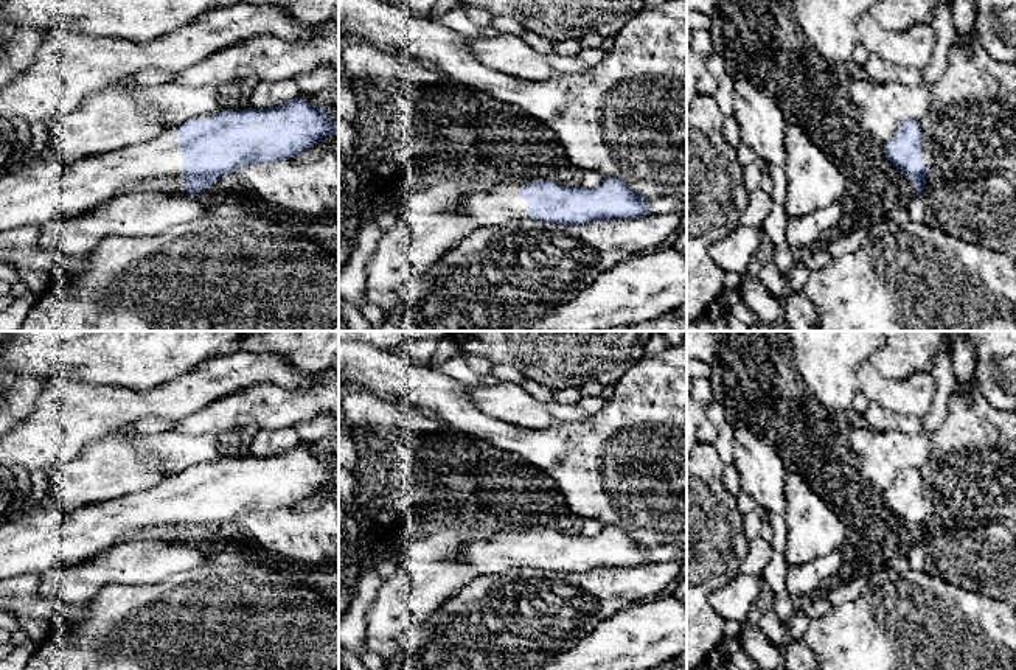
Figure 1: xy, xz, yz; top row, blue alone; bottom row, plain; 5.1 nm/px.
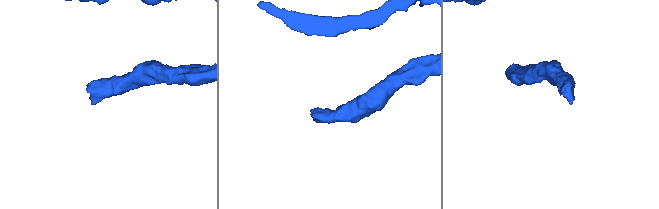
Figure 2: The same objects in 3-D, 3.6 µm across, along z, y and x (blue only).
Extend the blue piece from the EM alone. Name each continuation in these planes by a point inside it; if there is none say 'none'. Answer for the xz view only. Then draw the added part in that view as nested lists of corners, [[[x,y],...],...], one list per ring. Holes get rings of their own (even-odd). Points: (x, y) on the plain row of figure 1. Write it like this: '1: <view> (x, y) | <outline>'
1: xz (501, 554) | [[[497,532],[491,538],[468,541],[455,558],[469,564],[478,575],[533,569],[528,564],[528,552],[520,544],[522,533]]]

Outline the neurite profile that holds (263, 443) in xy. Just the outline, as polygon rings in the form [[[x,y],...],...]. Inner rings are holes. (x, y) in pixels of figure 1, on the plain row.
[[[294,427],[278,429],[270,432],[256,432],[245,441],[245,451],[252,457],[270,457],[295,448],[301,443]]]

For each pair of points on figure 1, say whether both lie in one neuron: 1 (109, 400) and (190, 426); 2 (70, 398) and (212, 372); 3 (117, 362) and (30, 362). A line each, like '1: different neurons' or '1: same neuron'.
1: different neurons
2: same neuron
3: same neuron

